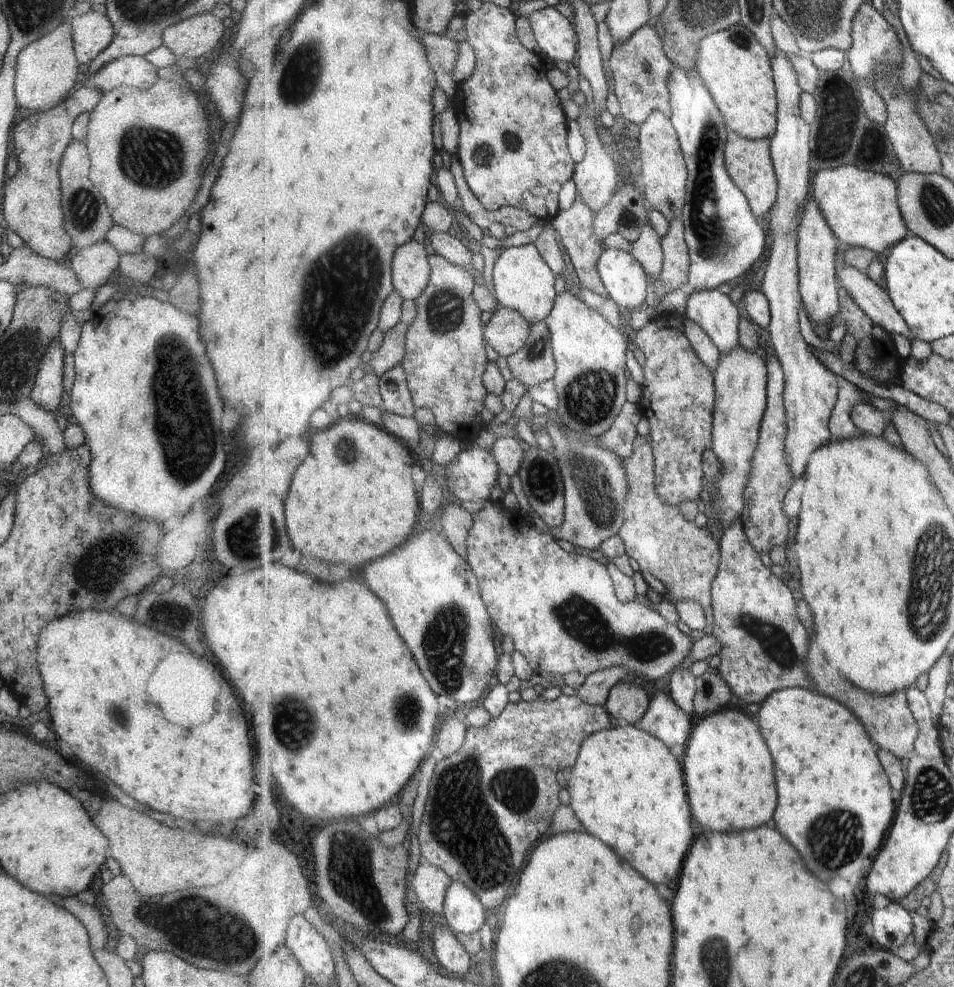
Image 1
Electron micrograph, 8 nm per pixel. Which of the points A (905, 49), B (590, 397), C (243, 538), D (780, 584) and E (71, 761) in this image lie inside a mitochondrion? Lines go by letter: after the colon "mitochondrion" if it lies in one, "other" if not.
A: other
B: mitochondrion
C: mitochondrion
D: other
E: other

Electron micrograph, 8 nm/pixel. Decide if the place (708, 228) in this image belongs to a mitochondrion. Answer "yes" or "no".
yes

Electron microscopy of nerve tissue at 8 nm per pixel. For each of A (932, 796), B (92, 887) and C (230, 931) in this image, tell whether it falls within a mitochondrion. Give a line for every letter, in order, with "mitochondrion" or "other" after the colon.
A: mitochondrion
B: other
C: mitochondrion

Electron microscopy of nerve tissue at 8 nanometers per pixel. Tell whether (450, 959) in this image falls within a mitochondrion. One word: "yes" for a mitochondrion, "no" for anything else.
no

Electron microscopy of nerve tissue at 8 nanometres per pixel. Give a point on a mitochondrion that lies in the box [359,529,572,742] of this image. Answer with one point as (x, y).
(444, 636)

